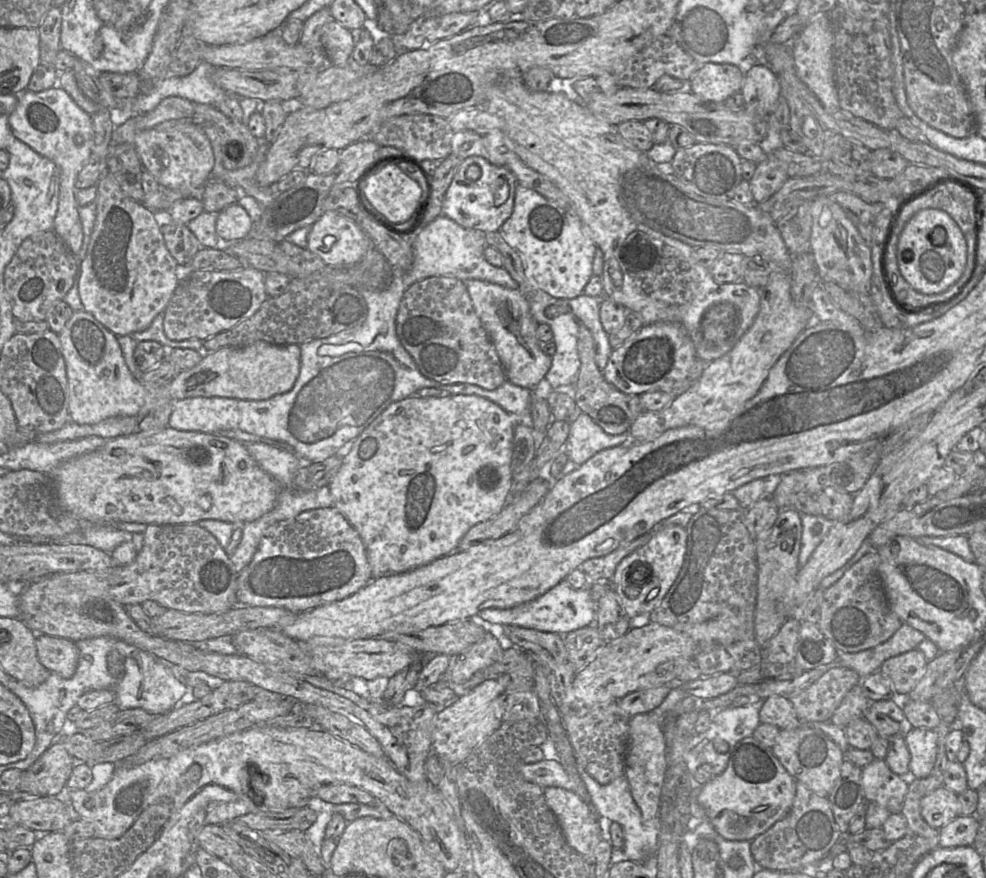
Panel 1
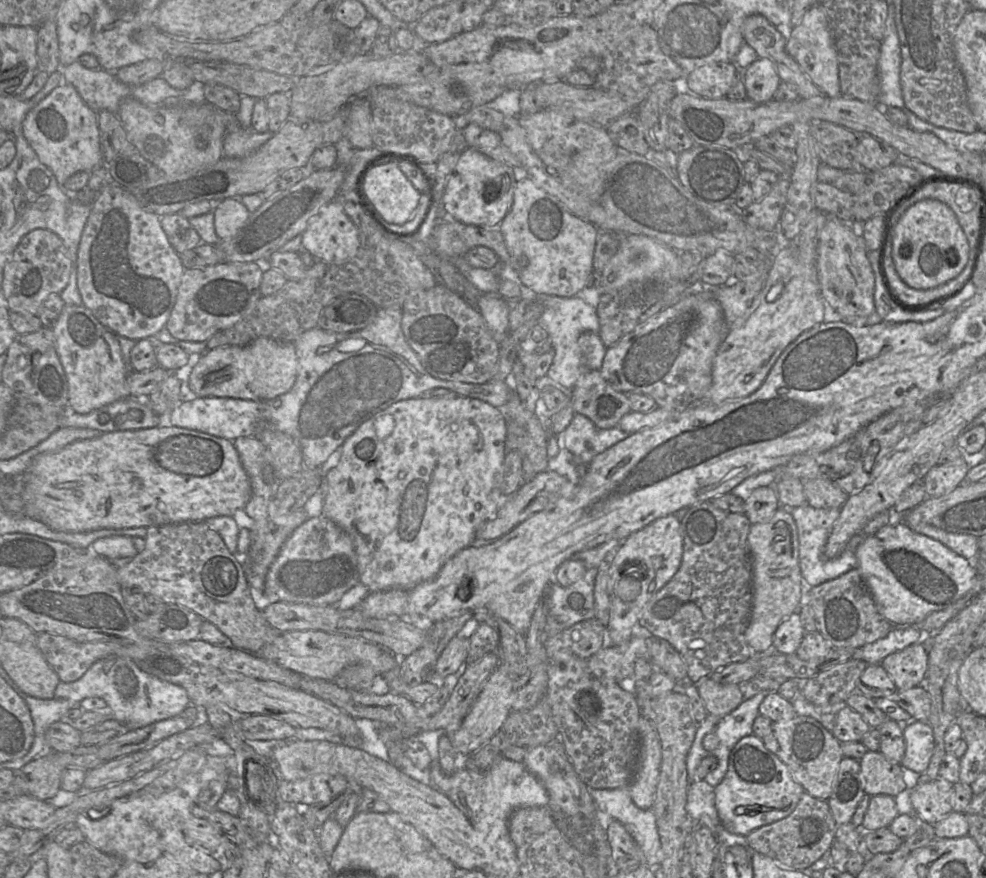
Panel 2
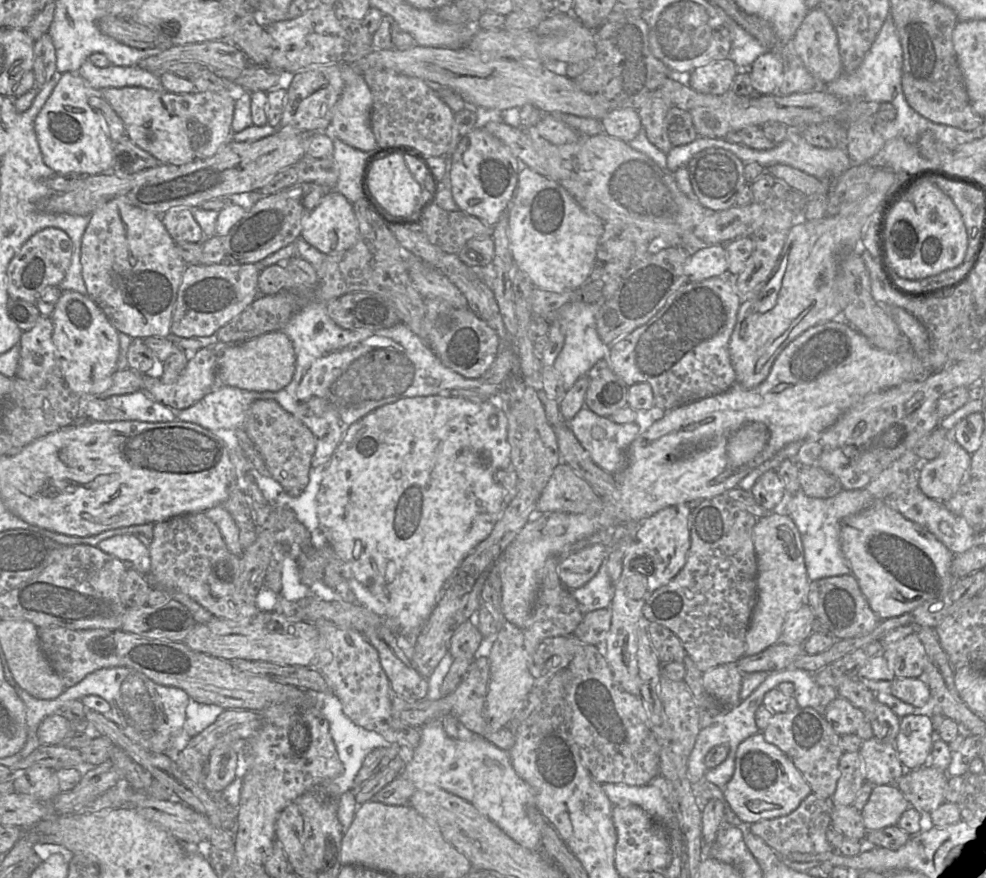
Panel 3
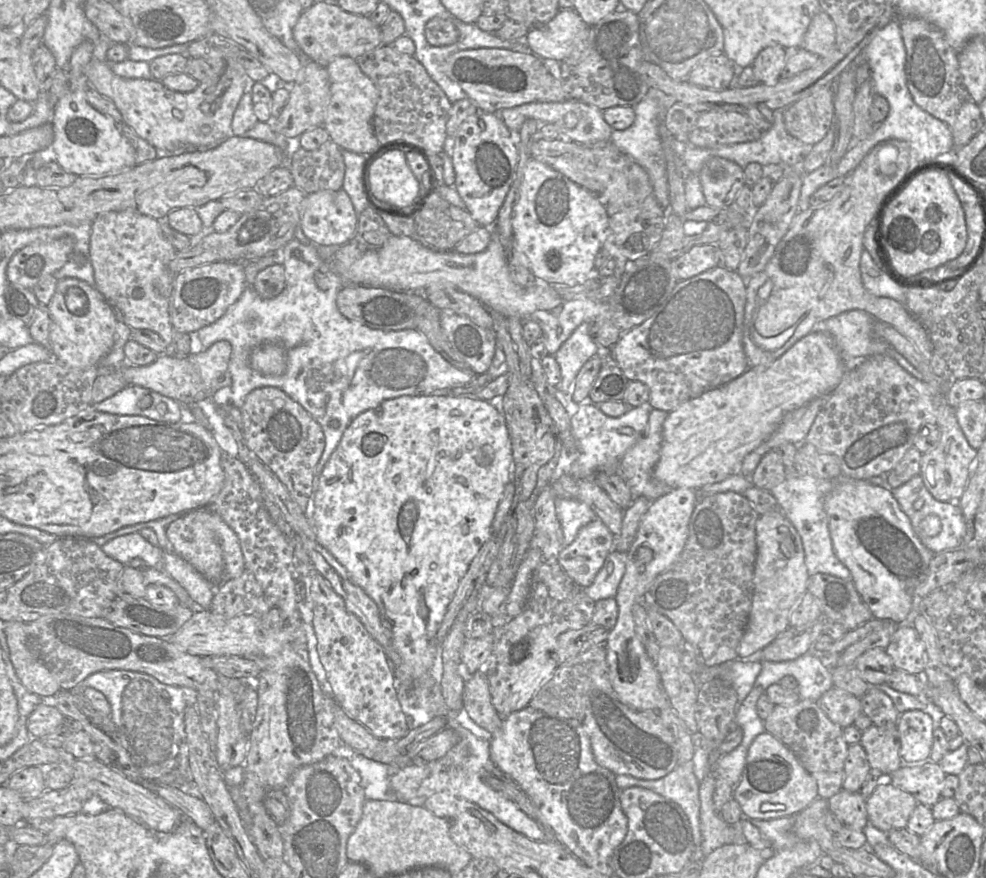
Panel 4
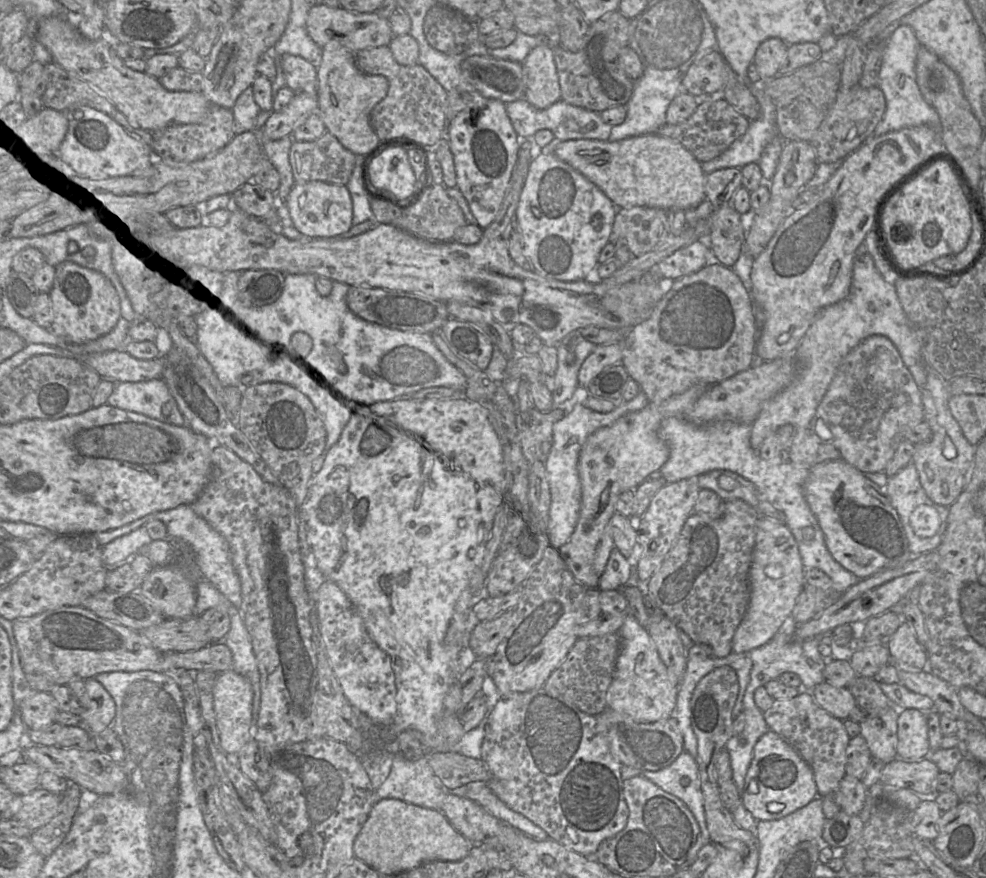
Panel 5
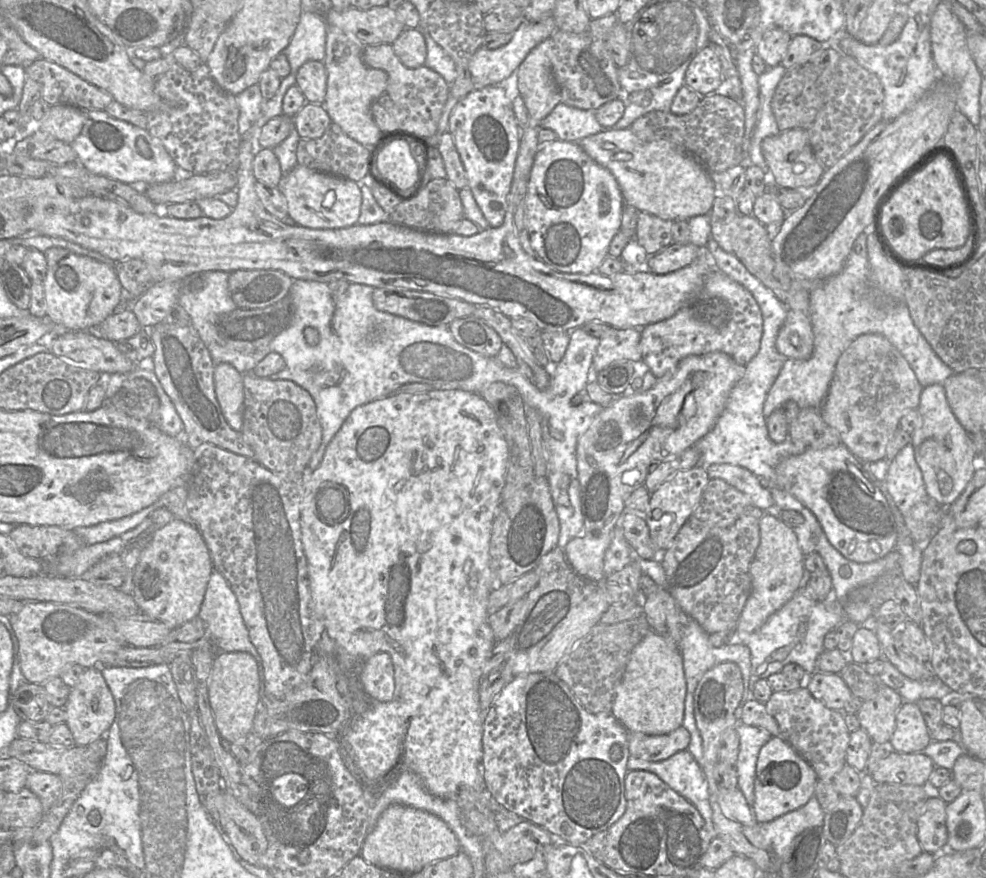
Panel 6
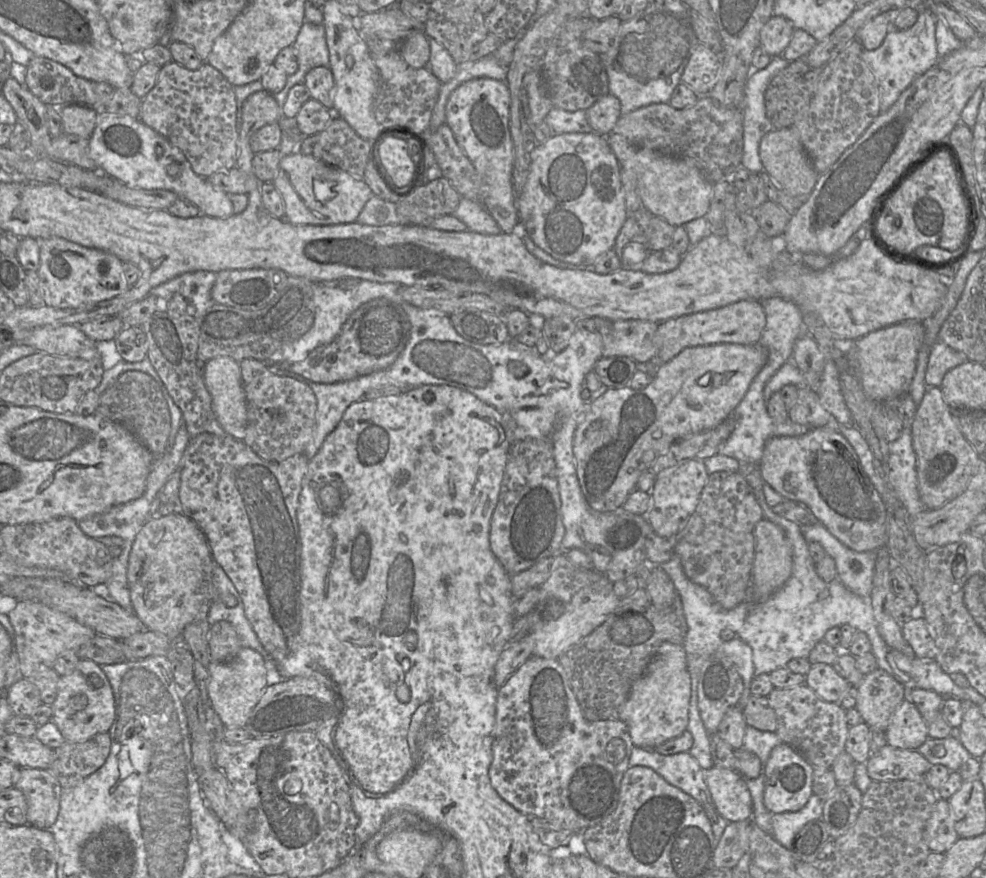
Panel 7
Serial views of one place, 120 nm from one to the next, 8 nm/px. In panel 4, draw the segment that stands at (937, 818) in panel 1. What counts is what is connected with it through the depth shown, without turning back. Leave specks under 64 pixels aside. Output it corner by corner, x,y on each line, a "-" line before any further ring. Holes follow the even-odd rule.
937,763
901,766
890,774
892,785
910,793
918,802
932,807
940,798
946,774

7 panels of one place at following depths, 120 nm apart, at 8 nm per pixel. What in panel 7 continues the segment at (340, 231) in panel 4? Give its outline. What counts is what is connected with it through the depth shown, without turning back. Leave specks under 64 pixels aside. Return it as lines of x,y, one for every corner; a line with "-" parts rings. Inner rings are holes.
297,150
281,158
278,174
272,182
282,196
289,223
296,225
335,225
355,222
367,201
374,195
364,179
356,178
342,169

